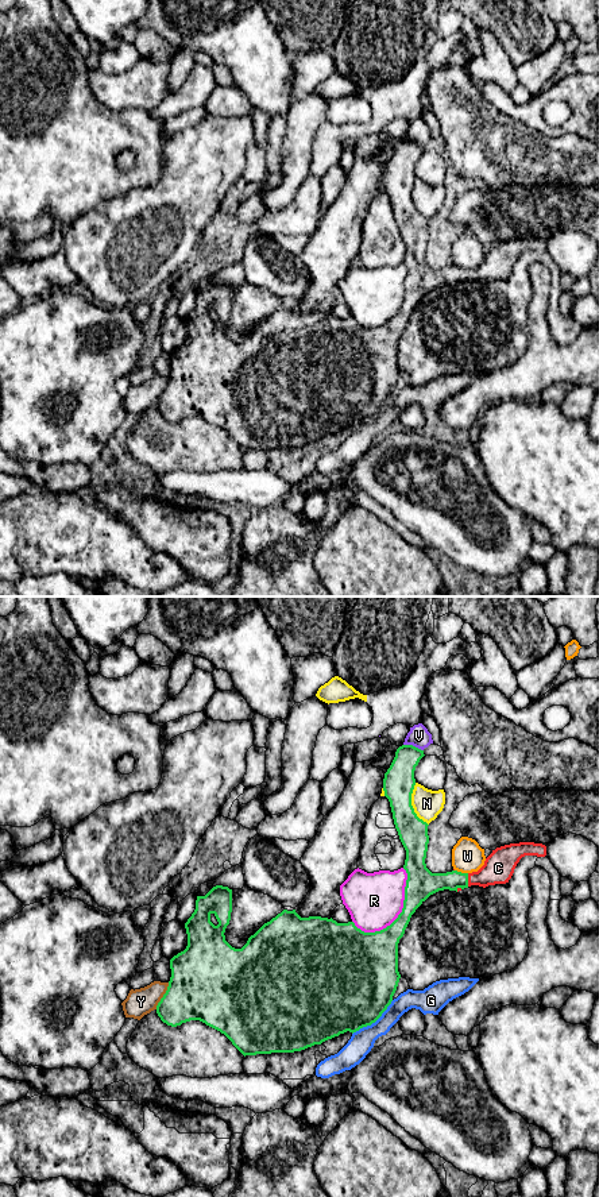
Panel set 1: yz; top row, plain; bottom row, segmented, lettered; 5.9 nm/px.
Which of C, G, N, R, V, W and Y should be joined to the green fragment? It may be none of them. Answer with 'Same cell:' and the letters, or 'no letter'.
Same cell: C

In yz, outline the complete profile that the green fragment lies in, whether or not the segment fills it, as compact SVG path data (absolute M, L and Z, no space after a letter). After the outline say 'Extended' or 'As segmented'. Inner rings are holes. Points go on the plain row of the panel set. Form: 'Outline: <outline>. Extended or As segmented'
Outline: M413 140L399 142L383 174L384 192L390 197L394 220L406 246L403 265L407 269L407 275L403 304L398 313L380 327L364 328L353 317L337 318L332 313L321 312L301 313L295 305L283 305L251 331L241 344L235 344L224 331L231 316L232 285L216 281L205 291L197 291L196 305L185 318L188 341L170 355L169 382L156 401L156 409L163 418L177 422L190 416L200 416L224 429L244 452L301 447L347 426L353 429L375 418L391 399L401 374L398 367L399 335L403 332L411 310L430 290L444 285L459 287L471 281L486 283L506 279L522 252L546 251L546 242L542 239L510 239L492 246L478 267L461 269L453 265L447 269L432 269L425 259L429 220L417 212L411 201L411 189L416 181L414 166L424 151L424 146Z. Extended

